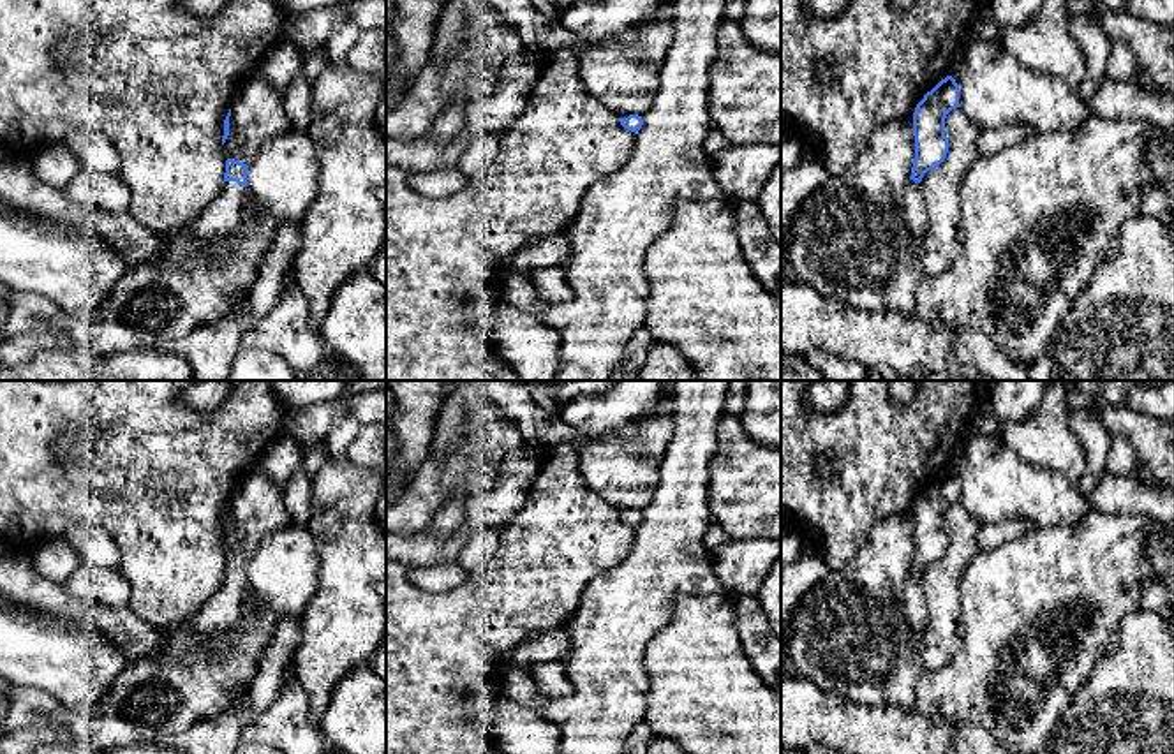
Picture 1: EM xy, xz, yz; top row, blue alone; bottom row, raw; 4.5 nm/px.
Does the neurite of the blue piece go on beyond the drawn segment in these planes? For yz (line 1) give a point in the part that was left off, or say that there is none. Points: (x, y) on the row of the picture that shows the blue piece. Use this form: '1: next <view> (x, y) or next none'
1: next yz (915, 214)

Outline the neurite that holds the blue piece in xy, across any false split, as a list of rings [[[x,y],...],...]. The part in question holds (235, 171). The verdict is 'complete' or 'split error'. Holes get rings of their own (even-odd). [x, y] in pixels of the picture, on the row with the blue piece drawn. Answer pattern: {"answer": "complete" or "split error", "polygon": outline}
{"answer": "split error", "polygon": [[[226,160],[224,187],[215,201],[187,229],[201,243],[212,243],[233,233],[249,203],[247,164]]]}

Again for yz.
{"answer": "split error", "polygon": [[[947,76],[924,95],[913,113],[915,159],[910,185],[904,192],[904,217],[920,241],[927,234],[927,213],[920,194],[920,181],[948,153],[945,118],[955,107],[959,107],[959,85],[952,76]]]}

